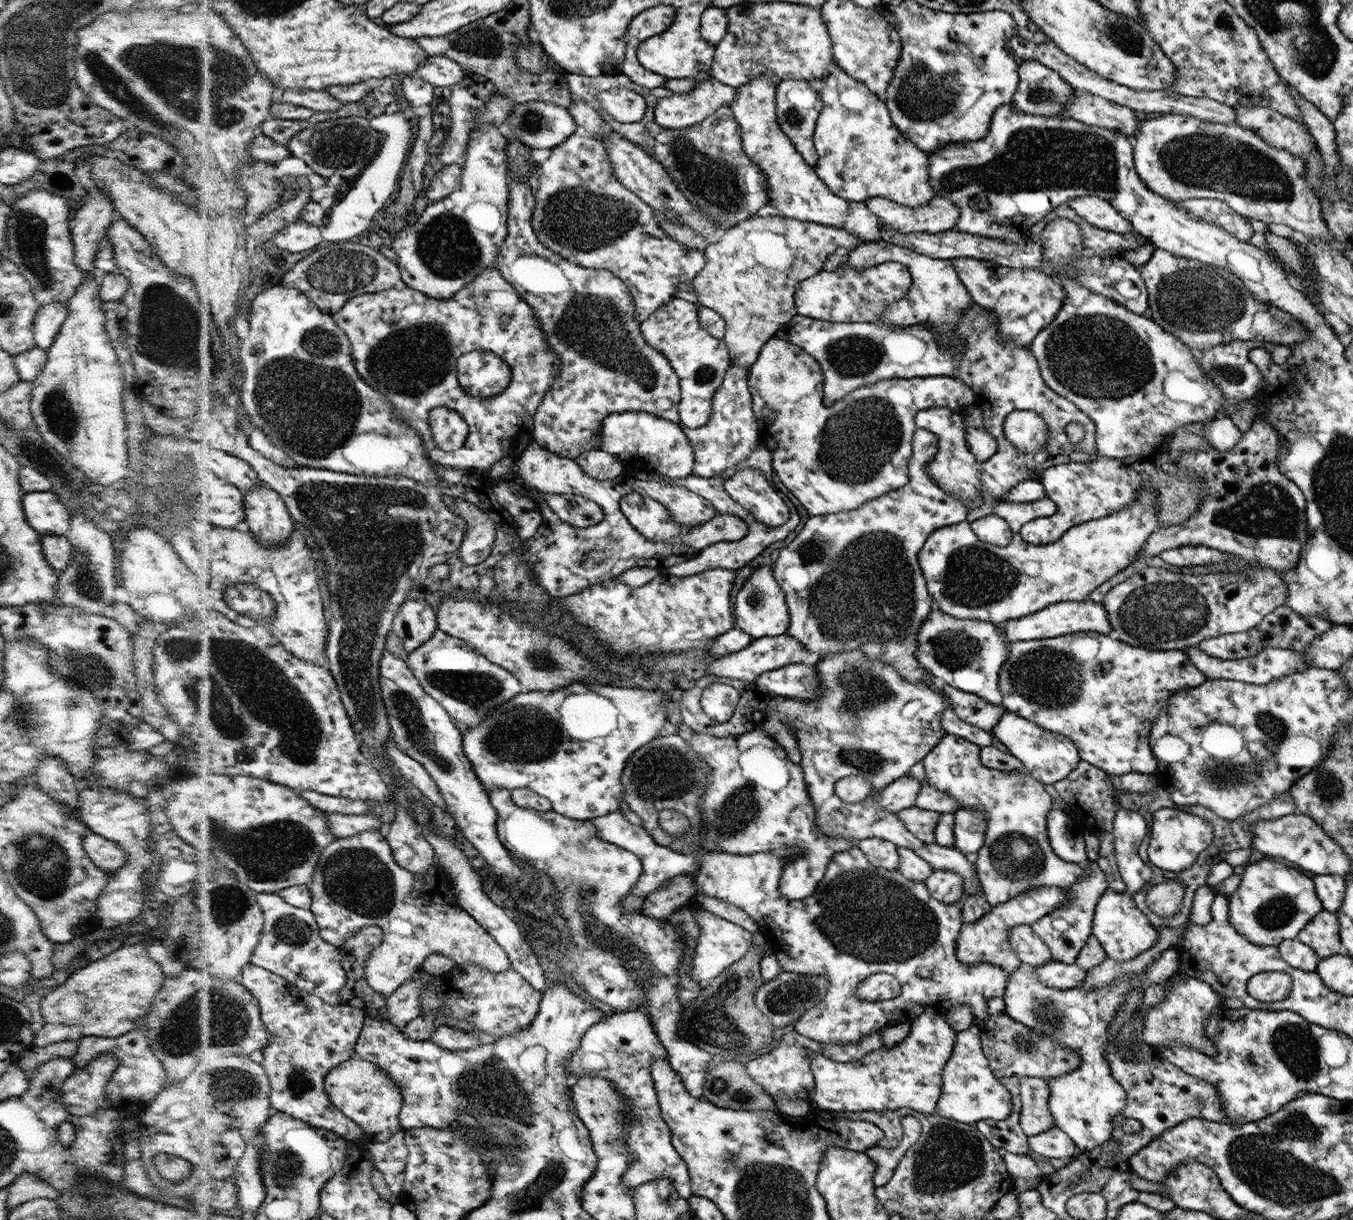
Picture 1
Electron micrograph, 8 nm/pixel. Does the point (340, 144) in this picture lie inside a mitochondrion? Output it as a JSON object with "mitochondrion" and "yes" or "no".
{"mitochondrion":"yes"}

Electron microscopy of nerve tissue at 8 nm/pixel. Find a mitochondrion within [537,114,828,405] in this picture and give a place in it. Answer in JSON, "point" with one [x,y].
{"point":[594,328]}

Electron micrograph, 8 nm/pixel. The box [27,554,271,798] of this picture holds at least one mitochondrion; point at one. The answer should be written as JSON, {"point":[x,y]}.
{"point":[97,672]}

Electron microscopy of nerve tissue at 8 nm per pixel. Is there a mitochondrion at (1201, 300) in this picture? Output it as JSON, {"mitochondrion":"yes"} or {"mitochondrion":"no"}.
{"mitochondrion":"yes"}

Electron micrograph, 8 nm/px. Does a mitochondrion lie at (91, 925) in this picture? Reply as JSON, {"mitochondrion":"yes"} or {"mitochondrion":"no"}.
{"mitochondrion":"no"}

